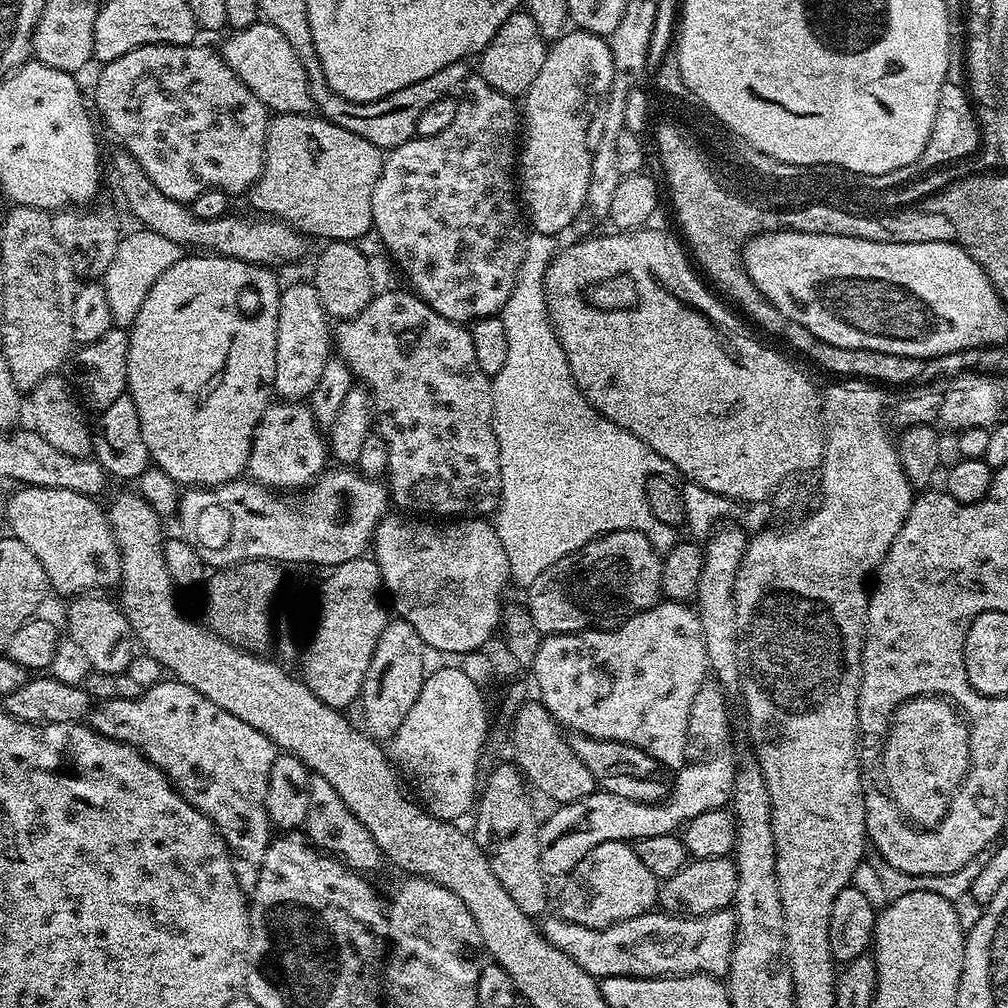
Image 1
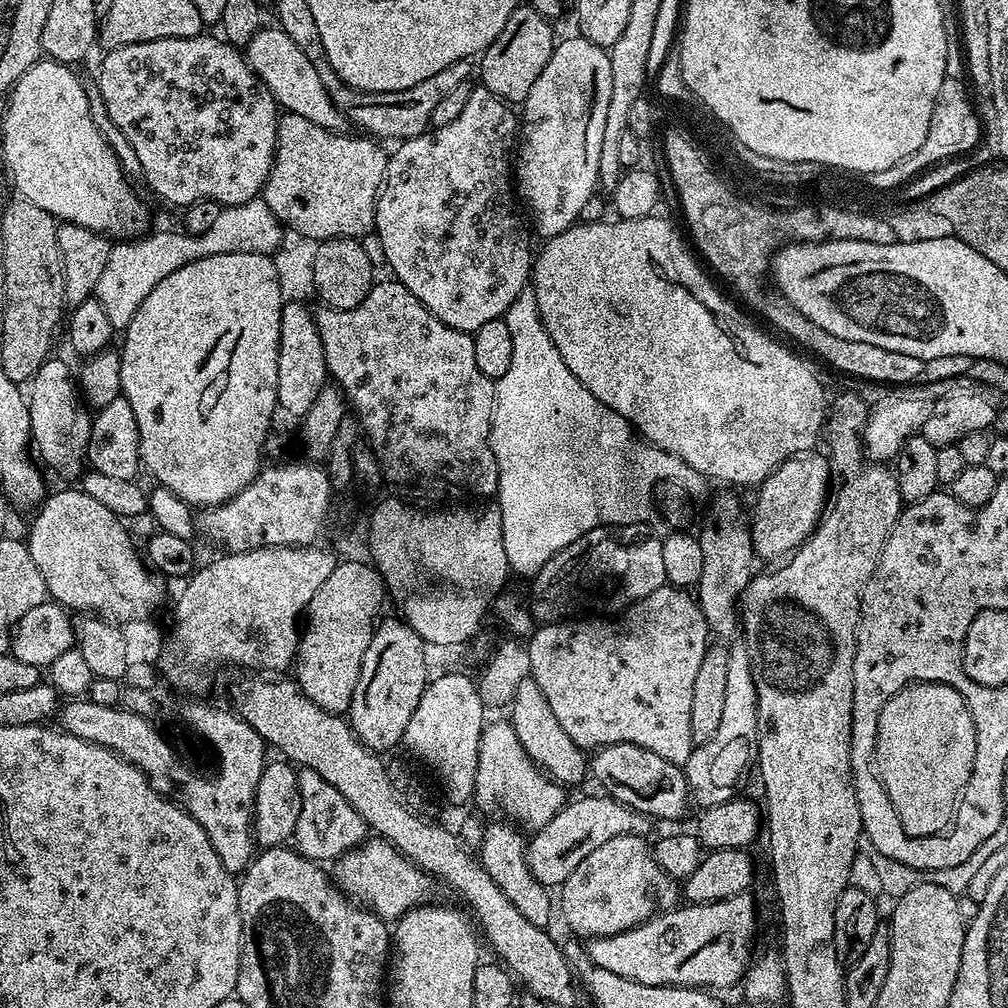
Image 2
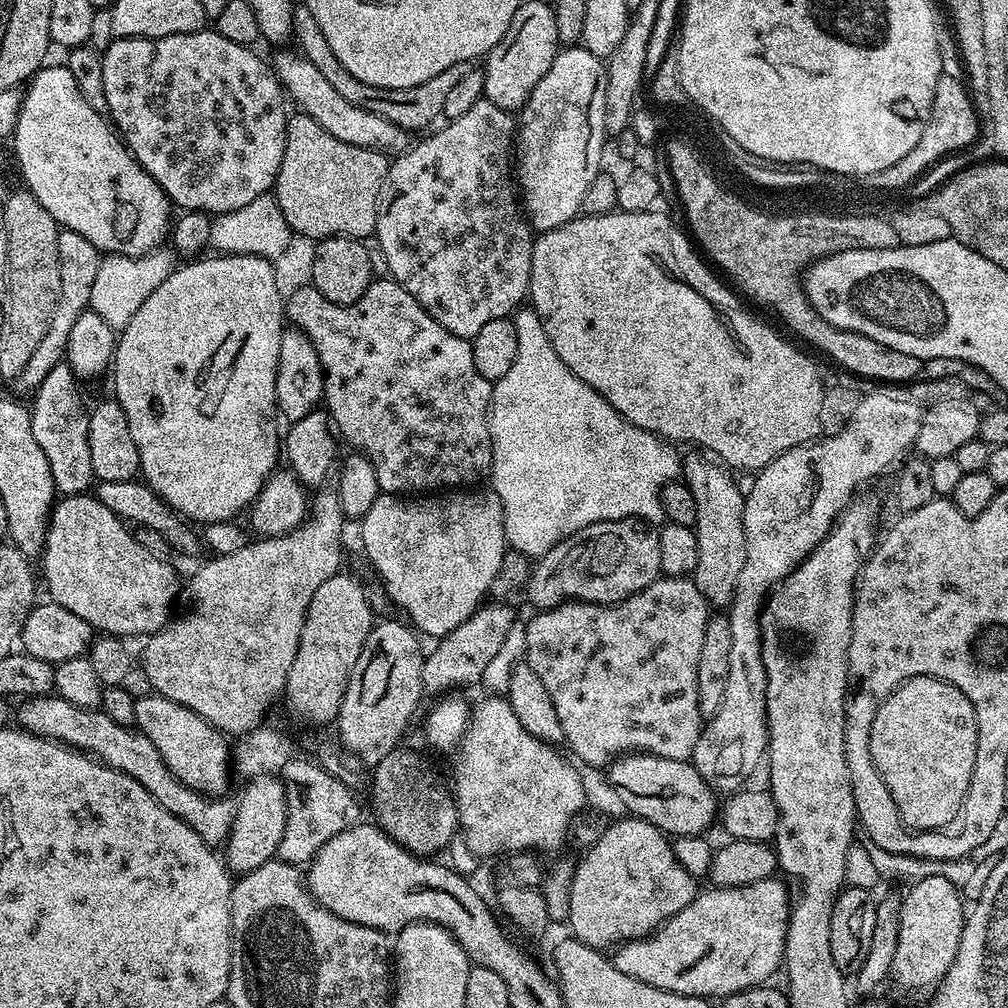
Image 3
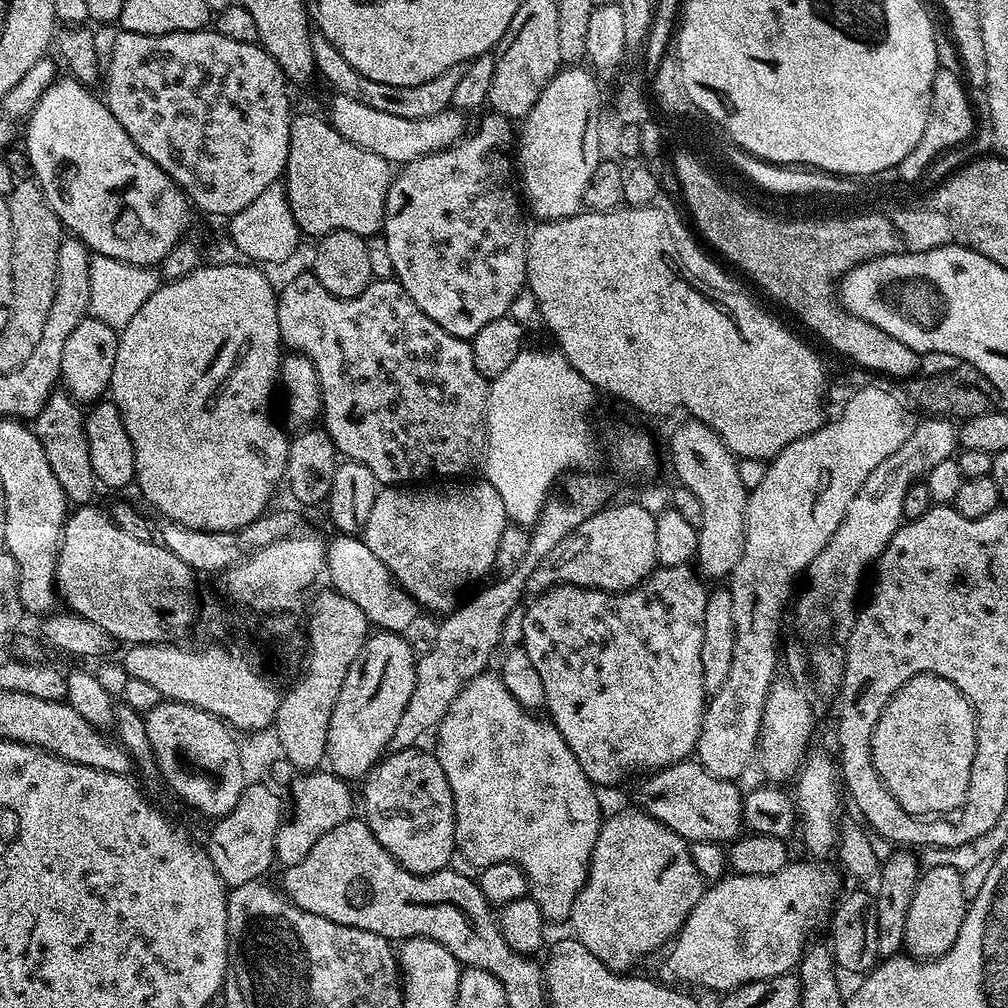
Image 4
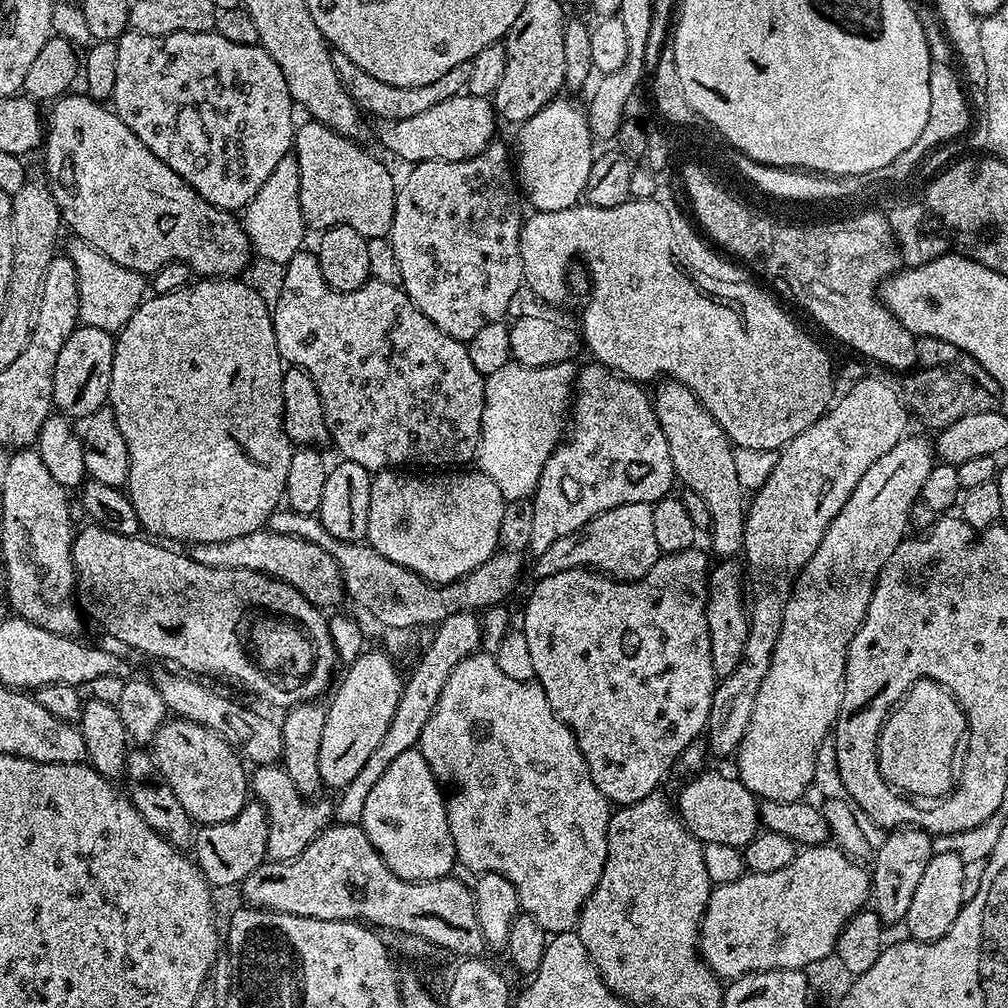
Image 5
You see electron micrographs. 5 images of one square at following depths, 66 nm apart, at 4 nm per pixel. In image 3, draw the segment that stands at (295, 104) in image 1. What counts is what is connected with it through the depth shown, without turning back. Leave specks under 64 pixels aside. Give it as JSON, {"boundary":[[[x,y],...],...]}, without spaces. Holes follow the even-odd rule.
{"boundary":[[[299,51],[280,52],[276,57],[271,57],[272,70],[280,79],[280,86],[284,89],[287,99],[297,105],[299,111],[312,116],[322,130],[334,134],[334,138],[342,142],[350,142],[350,146],[362,146],[373,148],[376,152],[385,154],[399,154],[410,146],[410,133],[407,128],[398,126],[378,114],[370,114],[368,110],[362,110],[362,106],[354,106],[326,82],[326,77],[318,71],[318,66],[310,62]]]}

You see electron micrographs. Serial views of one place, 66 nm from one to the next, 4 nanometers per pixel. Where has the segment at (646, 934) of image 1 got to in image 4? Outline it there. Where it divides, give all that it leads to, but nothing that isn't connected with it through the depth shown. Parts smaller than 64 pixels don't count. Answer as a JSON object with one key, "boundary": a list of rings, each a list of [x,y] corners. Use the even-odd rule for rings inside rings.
{"boundary":[[[789,862],[785,868],[778,870],[778,874],[765,876],[728,874],[705,887],[702,898],[698,898],[698,906],[690,910],[686,922],[667,949],[665,970],[684,984],[700,983],[702,987],[719,994],[727,994],[755,980],[789,975],[800,963],[809,943],[808,935],[829,923],[841,895],[841,873],[835,867],[832,869],[828,862],[808,863],[812,864]]]}

